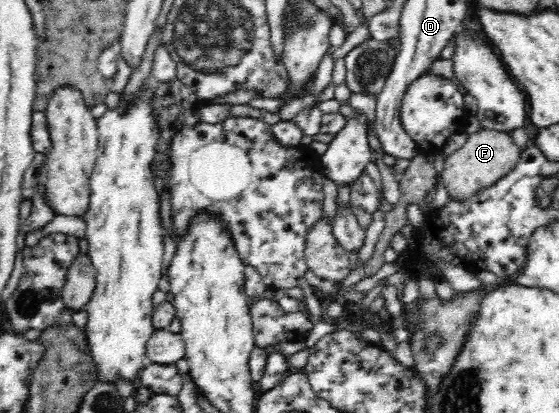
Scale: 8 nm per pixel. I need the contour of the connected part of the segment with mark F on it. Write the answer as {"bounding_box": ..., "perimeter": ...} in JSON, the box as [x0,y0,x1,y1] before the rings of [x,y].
{"bounding_box":[441,128,523,199],"perimeter":[[[481,128],[476,133],[468,134],[467,140],[460,149],[444,157],[441,179],[447,193],[454,199],[466,199],[468,195],[494,185],[494,182],[514,169],[522,150],[523,148],[518,146],[506,132]]]}

